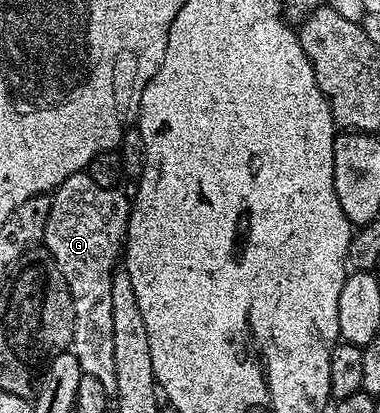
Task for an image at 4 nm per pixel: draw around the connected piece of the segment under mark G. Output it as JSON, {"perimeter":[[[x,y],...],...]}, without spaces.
{"perimeter":[[[86,171],[82,173],[74,173],[63,180],[61,184],[54,190],[51,197],[51,210],[49,211],[49,219],[45,223],[45,231],[43,232],[42,244],[53,255],[53,259],[57,263],[57,267],[61,267],[61,275],[65,275],[65,283],[69,287],[69,295],[73,299],[73,339],[71,340],[70,352],[75,354],[77,363],[83,368],[85,373],[93,375],[93,379],[97,379],[101,383],[101,387],[105,387],[109,391],[114,391],[117,387],[117,375],[113,371],[113,299],[109,296],[111,290],[111,277],[117,268],[117,262],[120,260],[121,250],[125,245],[127,235],[127,218],[129,216],[129,197],[122,193],[122,188],[116,187],[97,187],[97,183],[93,183],[93,179]]]}

